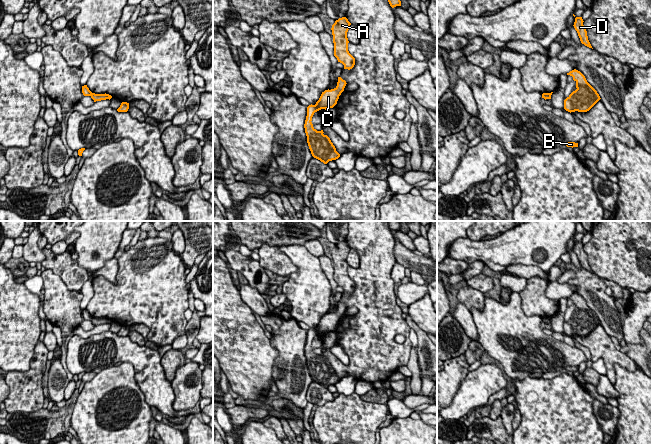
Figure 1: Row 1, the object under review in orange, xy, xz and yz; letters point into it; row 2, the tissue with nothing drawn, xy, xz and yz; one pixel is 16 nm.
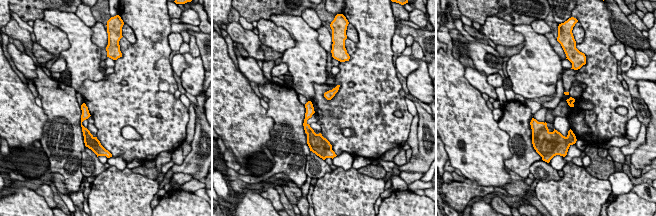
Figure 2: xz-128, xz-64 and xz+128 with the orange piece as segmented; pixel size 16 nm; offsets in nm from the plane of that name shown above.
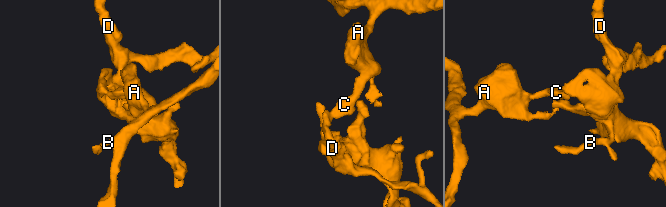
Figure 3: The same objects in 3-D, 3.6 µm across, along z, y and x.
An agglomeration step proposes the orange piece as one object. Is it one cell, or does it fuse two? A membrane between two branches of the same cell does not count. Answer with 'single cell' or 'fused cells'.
fused cells

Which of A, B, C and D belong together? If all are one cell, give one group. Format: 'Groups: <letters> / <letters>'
Groups: A C / B D

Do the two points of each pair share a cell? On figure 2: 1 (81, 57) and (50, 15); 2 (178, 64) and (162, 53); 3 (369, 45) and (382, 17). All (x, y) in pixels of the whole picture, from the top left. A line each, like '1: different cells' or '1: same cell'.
1: same cell
2: different cells
3: same cell

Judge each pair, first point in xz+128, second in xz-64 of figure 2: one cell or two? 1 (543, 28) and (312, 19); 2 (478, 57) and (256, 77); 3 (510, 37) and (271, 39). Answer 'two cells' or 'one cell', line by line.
1: one cell
2: two cells
3: one cell

